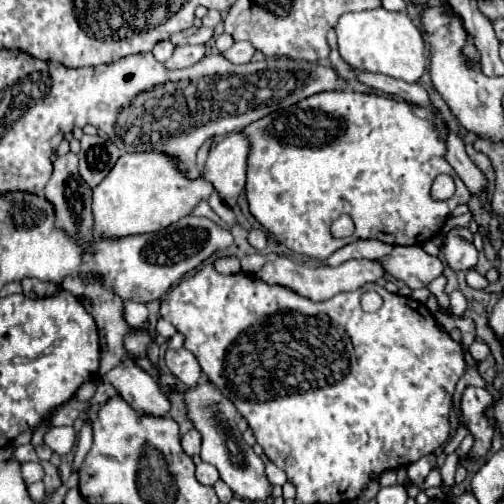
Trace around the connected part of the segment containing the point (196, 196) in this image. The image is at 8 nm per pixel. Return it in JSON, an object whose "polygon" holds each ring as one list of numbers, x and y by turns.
{"polygon":[[160,151,124,153,106,179,94,189,94,229,108,237,160,231,190,215,192,209,212,193,214,187,210,181,202,175,198,179,188,179,170,155]]}

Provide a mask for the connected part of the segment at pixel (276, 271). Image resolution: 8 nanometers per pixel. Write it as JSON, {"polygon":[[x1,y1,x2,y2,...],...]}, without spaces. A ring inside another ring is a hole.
{"polygon":[[280,257,272,263,266,263,256,275,258,275,258,279,262,279,268,285,282,285,282,287,306,297,306,299,326,301,326,299,330,299,342,291,356,291,364,283,374,283,374,281,382,279,386,273,378,261,370,261,370,259,352,259,352,261,346,261,338,267,330,267,330,265,298,267,298,265,302,265,302,263,290,261,288,257]]}

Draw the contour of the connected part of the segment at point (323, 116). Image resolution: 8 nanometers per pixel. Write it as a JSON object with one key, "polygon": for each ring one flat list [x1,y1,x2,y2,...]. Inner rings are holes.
{"polygon":[[340,89,340,91,324,91,324,93,316,93,312,97,306,97,302,101,298,101,296,105,290,105,284,111,276,111,264,119,258,119,256,123,250,123,244,133,248,135,248,139,252,139,252,155,250,155,250,165,252,165,252,177,250,177,250,191,246,191,248,203,250,203,250,213,256,217,258,223,262,223,274,237,278,243,286,245,290,251,300,253,300,255,308,255,314,259,328,259,334,251,338,251,340,247,358,241,358,239,376,239,388,245,424,245,426,241,430,241,436,233,440,233,440,227,444,227,446,219,450,217,450,213,462,205,470,201,470,191,468,187,462,183,462,179,456,175,456,171,450,167,450,163,444,159,446,155,446,137,448,137,448,127,442,122,439,113,434,107,420,107,406,103,406,101,394,101,394,99,386,99,380,95,366,95,366,93,358,93,352,89],[438,175,450,175,456,183,456,193,454,197,446,199,446,201,434,201,430,195,430,187,434,183,434,179],[342,215,350,215,350,219,354,221,354,233,350,237,344,239,334,239,330,233,330,225]]}

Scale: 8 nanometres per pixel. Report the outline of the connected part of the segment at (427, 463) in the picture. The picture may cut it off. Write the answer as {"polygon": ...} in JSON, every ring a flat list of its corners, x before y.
{"polygon":[[426,455,422,459,418,459,416,463,408,465,406,467,406,487,408,485,416,485,416,487,422,487,424,479,428,477,428,473,436,467,436,455]]}

